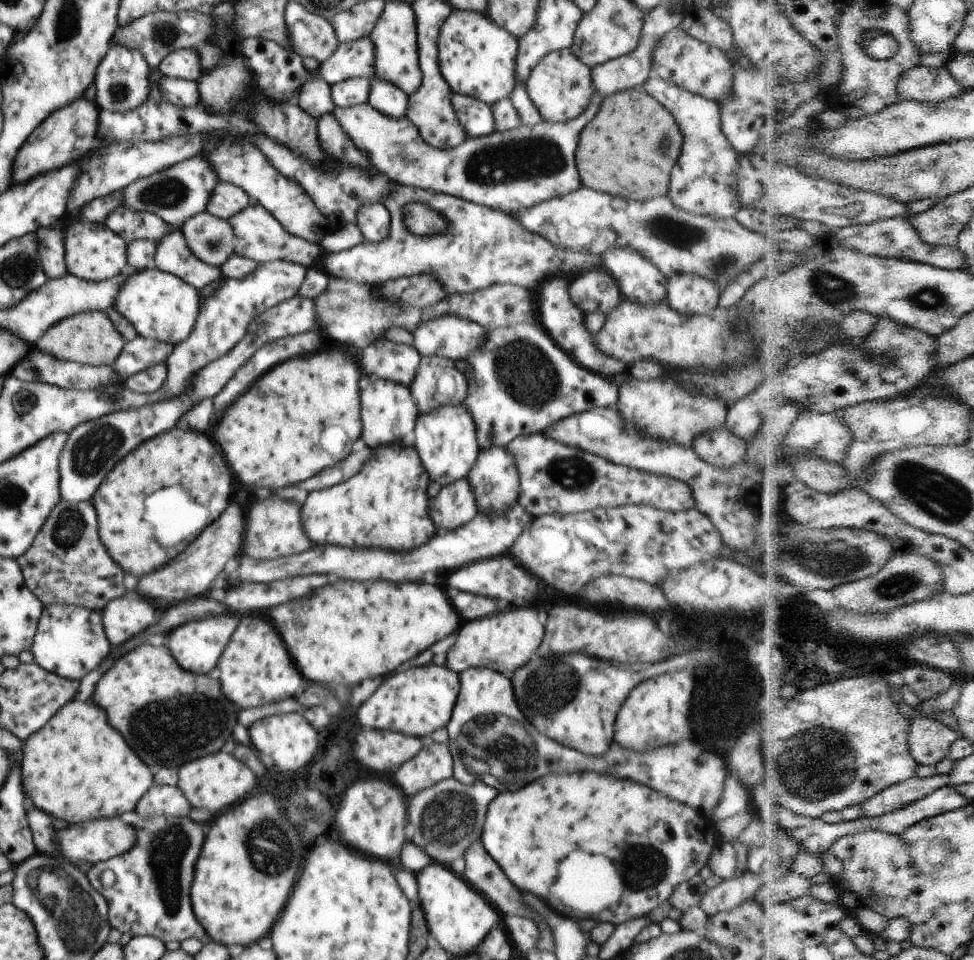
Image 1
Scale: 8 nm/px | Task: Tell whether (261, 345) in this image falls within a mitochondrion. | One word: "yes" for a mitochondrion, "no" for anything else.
no

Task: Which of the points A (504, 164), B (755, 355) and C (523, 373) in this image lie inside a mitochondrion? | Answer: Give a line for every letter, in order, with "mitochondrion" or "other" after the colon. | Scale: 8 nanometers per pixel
A: mitochondrion
B: other
C: mitochondrion

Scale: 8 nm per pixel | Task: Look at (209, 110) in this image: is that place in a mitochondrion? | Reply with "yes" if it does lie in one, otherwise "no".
no

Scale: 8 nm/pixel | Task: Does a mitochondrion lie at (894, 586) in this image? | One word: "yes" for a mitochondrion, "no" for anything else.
yes

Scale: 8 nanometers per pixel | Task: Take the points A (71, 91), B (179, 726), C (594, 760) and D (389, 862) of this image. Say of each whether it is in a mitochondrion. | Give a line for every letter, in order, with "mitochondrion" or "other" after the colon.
A: other
B: mitochondrion
C: other
D: other

